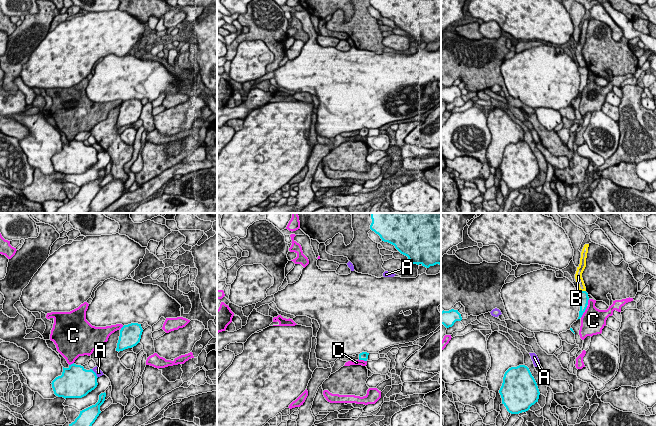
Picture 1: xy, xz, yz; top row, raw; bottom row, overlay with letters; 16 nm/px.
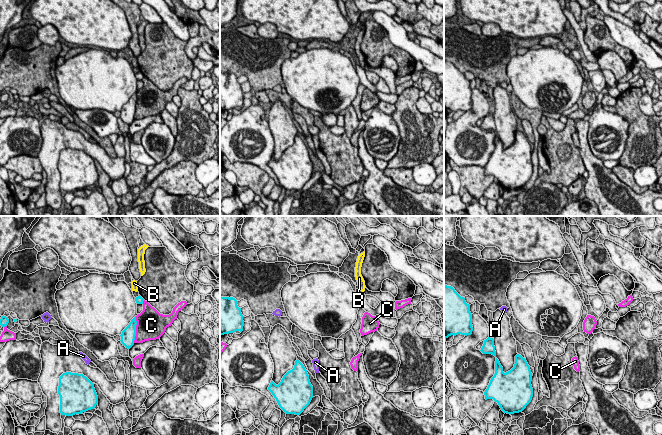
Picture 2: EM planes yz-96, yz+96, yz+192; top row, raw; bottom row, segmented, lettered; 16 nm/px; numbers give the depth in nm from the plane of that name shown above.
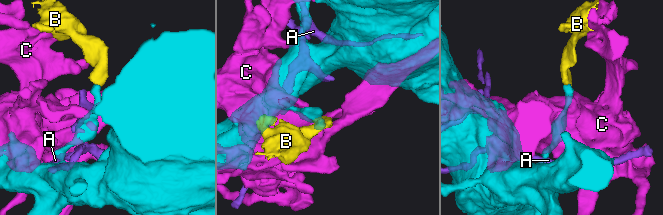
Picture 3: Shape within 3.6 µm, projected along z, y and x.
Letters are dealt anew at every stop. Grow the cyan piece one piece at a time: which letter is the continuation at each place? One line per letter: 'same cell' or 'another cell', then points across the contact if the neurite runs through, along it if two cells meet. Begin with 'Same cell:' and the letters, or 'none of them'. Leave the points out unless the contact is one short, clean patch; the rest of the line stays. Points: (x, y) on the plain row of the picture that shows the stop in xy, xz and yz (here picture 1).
Same cell: none of them
A: another cell
B: another cell; border yz (579, 66), (585, 67)
C: another cell

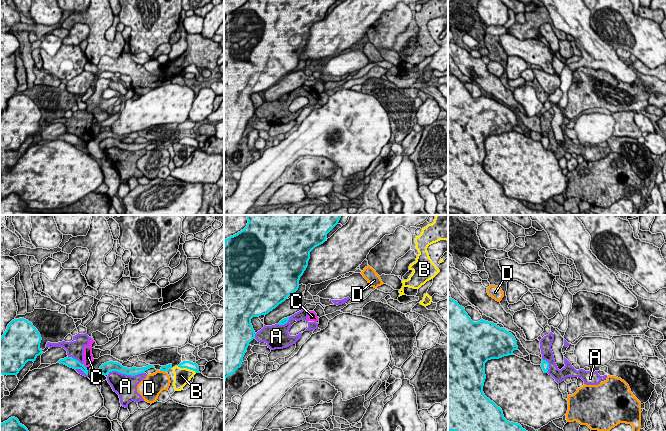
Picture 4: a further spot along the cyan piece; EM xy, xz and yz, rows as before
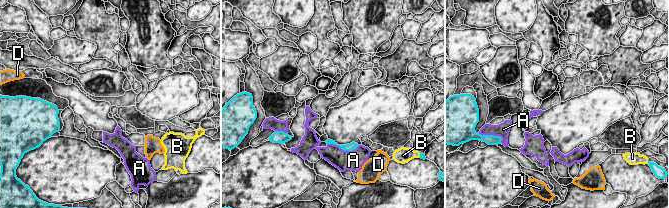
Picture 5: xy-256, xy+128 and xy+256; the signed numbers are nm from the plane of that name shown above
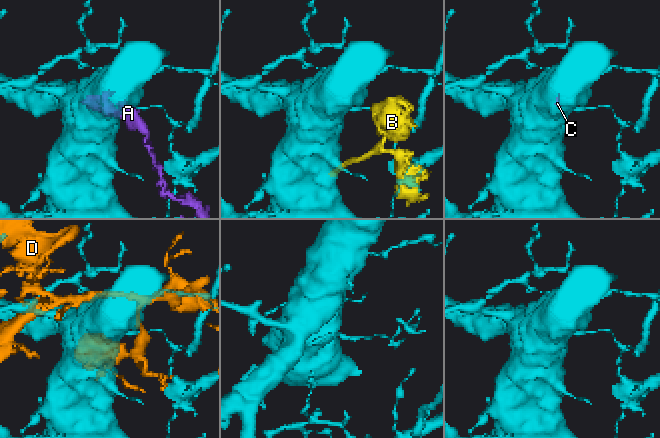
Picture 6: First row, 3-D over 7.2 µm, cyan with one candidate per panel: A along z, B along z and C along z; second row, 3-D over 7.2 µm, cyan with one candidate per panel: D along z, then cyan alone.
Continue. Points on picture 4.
Same cell: none of them
A: another cell
B: another cell
C: another cell; border xy (83, 139), (86, 144)
D: another cell

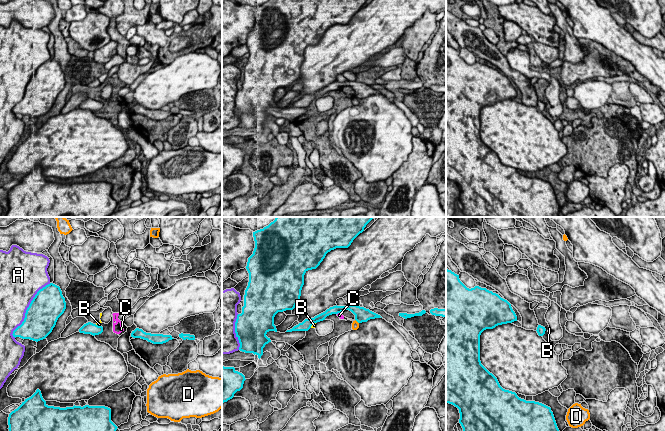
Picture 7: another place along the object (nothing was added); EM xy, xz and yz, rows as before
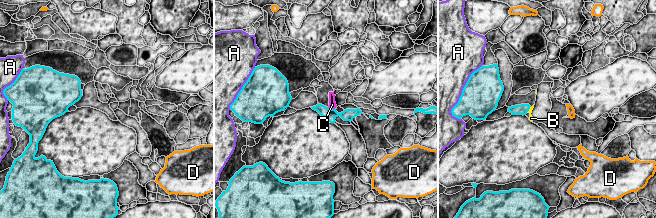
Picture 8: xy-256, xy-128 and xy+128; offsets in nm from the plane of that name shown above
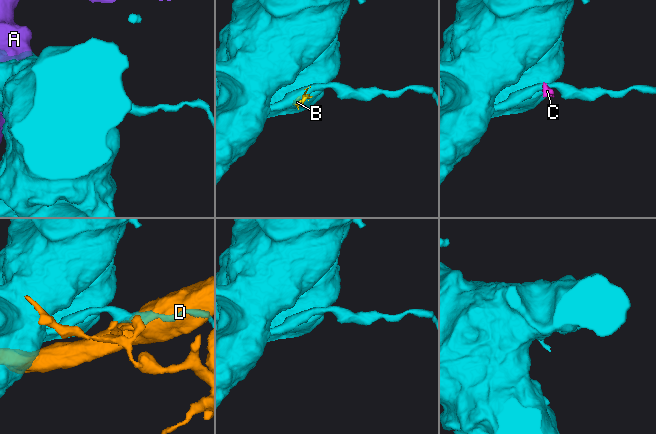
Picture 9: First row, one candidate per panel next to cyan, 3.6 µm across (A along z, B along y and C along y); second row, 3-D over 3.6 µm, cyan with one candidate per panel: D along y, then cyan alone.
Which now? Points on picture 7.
Same cell: none of them
A: another cell
B: another cell; border xz (315, 98), (310, 103)
C: another cell; border xz (340, 88), (337, 90)
D: another cell

